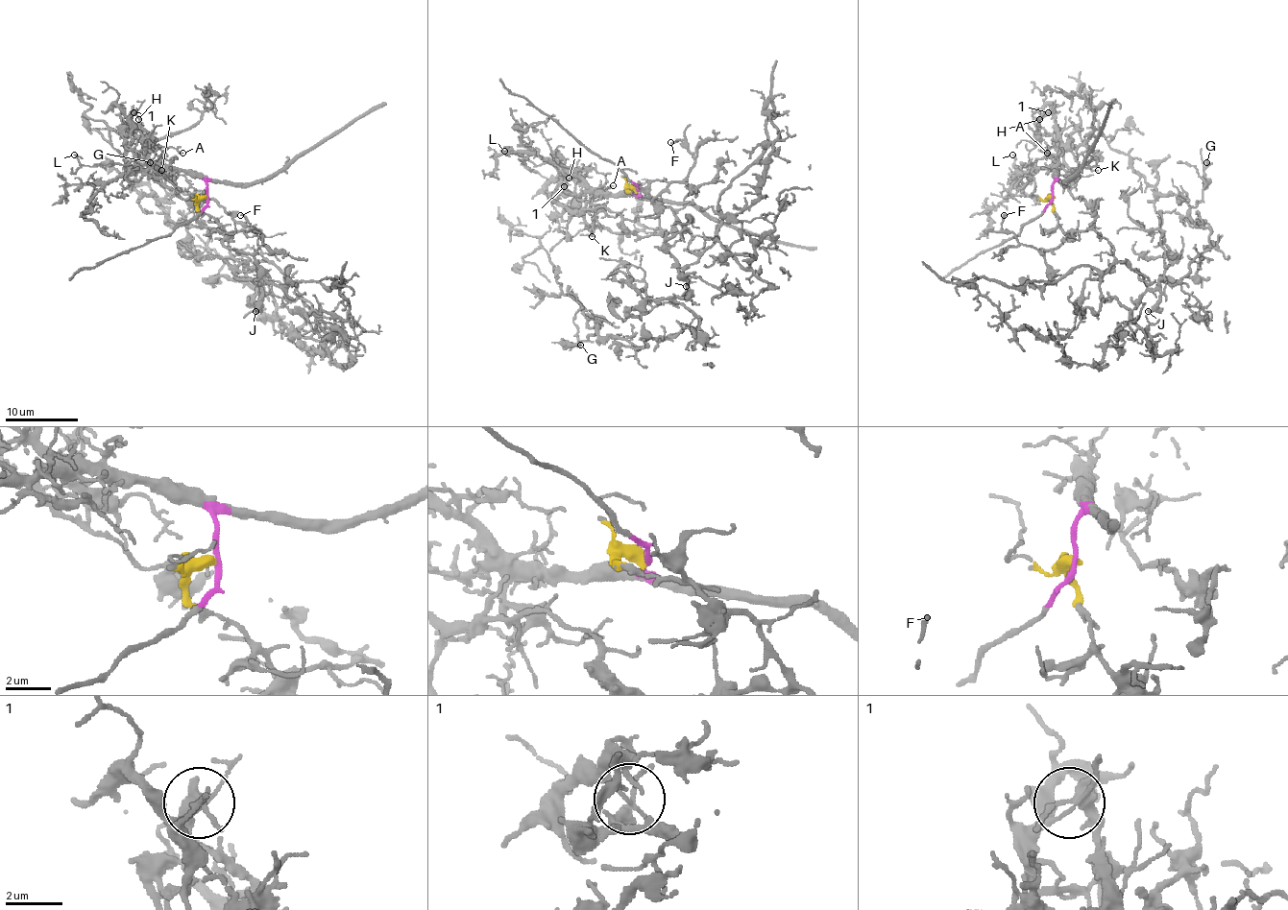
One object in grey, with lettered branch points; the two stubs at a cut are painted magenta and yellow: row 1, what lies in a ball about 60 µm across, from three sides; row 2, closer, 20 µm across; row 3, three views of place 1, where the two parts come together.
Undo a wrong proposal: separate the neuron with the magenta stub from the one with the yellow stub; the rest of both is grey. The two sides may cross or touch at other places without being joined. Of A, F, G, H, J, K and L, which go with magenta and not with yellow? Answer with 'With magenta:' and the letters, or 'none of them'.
With magenta: A, H, K, L

